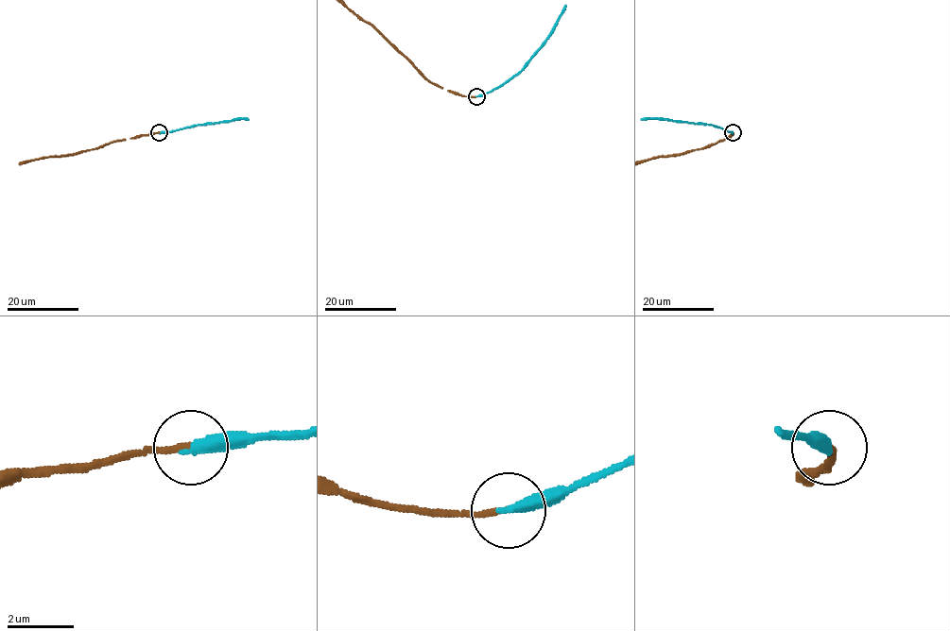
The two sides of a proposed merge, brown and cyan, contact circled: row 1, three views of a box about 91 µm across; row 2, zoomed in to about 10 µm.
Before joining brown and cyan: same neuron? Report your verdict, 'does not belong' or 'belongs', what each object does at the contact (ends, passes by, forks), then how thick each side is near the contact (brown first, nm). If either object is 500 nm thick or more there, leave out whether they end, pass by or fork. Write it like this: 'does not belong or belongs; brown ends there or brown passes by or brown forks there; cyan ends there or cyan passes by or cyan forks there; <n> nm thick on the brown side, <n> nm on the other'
belongs; brown ends there; cyan ends there; 180 nm thick on the brown side, 360 nm on the other

